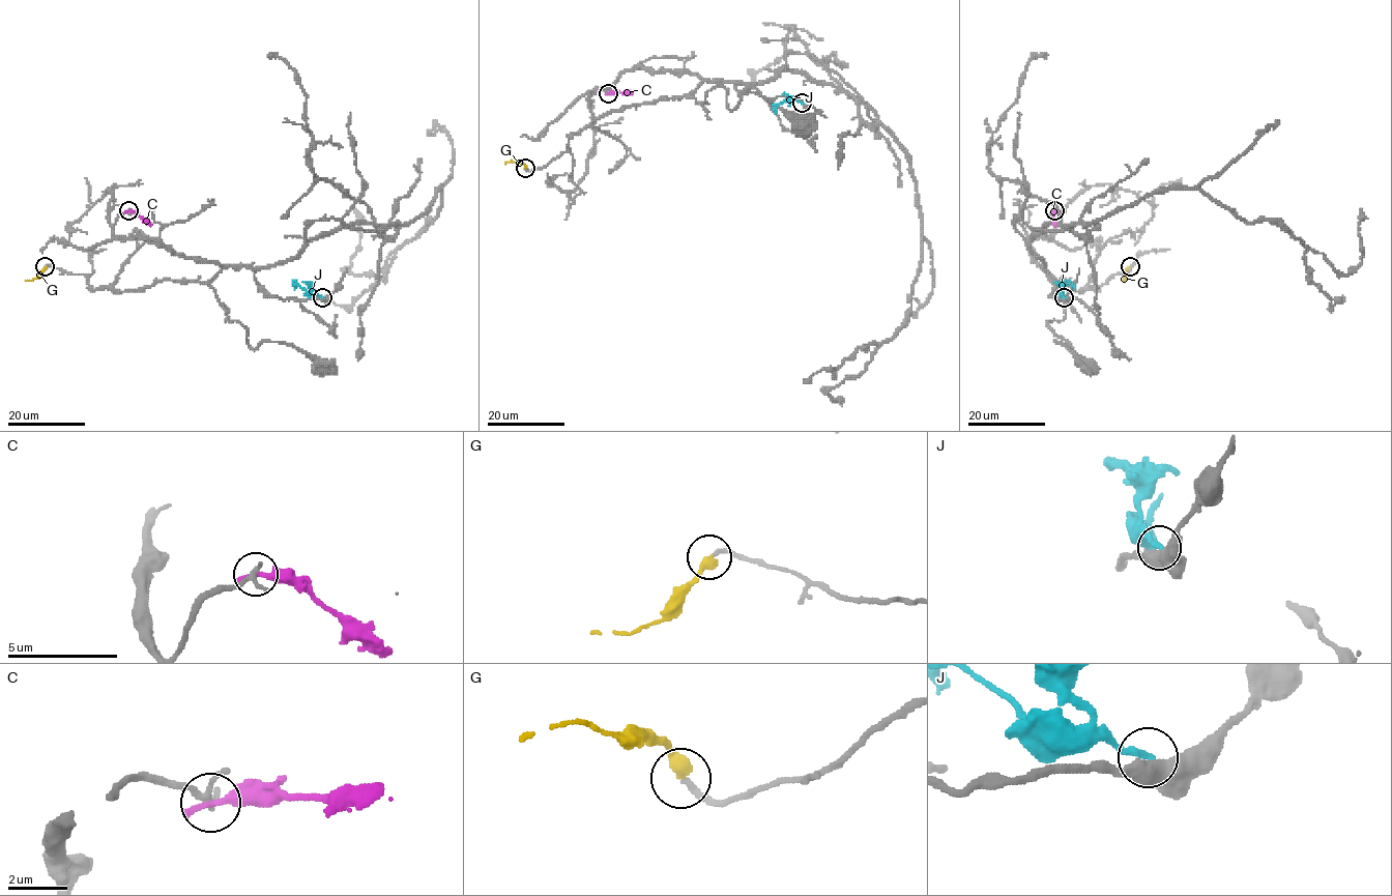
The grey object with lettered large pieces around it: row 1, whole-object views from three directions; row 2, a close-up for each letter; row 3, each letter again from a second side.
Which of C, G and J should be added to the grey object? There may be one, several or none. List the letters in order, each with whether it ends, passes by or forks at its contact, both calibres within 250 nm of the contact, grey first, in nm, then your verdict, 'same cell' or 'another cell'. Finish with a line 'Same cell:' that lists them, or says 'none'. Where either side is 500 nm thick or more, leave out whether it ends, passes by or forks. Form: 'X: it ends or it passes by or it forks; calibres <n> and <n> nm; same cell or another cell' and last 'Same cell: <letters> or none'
C: it ends; calibres 220 and 320 nm; another cell
G: it ends; calibres 180 and 440 nm; same cell
J: calibres 550 and 240 nm; another cell
Same cell: G

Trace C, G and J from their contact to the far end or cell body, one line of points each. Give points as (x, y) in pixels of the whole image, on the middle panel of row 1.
C: (608, 92), (632, 91)
G: (525, 168), (516, 162), (504, 163)
J: (802, 103), (786, 99), (776, 106), (777, 112)

